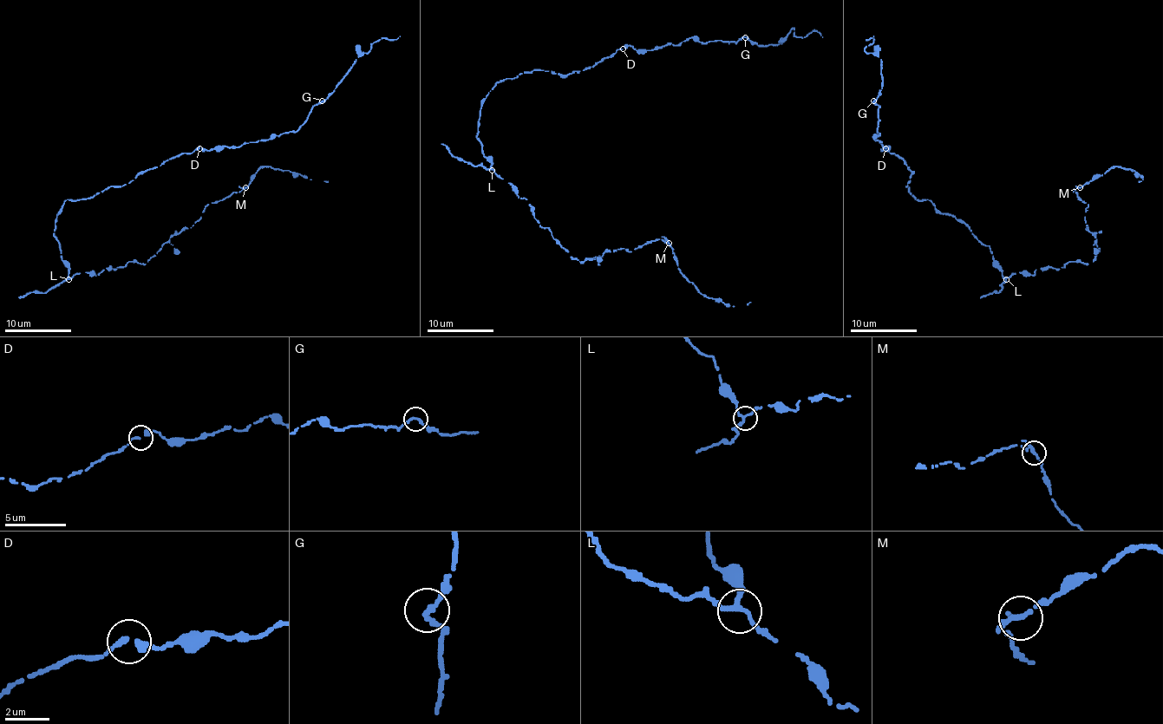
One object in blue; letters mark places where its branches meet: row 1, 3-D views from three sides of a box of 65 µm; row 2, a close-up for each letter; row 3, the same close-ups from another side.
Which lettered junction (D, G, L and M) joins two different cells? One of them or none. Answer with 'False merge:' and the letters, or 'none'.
False merge: none

